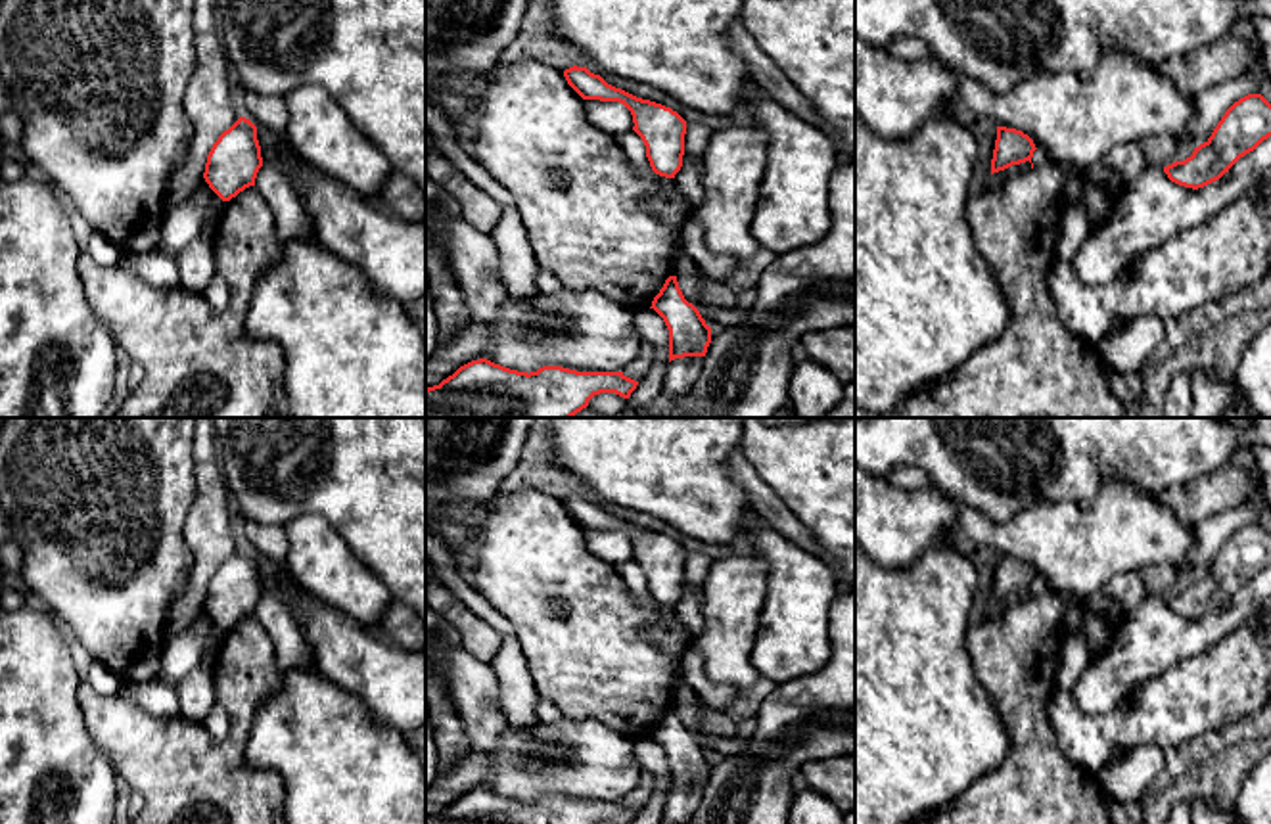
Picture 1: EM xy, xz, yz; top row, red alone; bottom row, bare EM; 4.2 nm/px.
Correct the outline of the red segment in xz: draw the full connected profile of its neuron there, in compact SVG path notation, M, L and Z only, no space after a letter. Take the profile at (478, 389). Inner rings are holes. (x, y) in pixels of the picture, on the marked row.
M479 358L426 389L426 418L573 418L594 395L629 399L636 385L623 372L543 366L527 374Z

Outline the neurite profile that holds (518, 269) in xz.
M500 207L500 220L491 238L498 251L500 278L510 297L537 297L541 293L535 282L539 266L518 209Z

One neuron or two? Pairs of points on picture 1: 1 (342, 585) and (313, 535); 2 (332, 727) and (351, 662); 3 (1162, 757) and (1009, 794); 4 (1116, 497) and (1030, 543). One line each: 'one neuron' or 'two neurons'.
1: one neuron
2: two neurons
3: two neurons
4: one neuron

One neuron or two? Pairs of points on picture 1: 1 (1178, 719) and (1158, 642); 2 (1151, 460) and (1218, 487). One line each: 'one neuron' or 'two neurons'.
1: two neurons
2: two neurons

